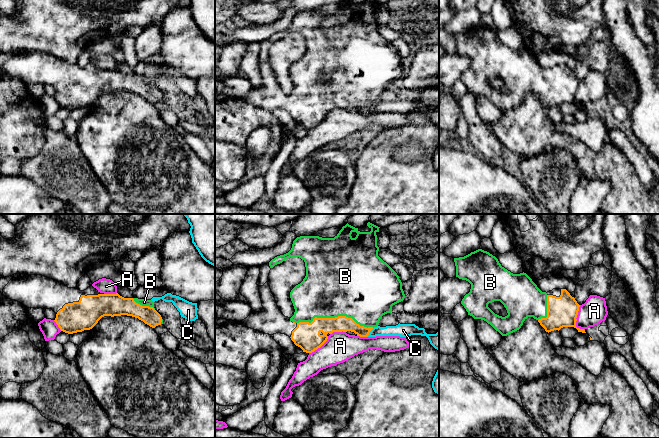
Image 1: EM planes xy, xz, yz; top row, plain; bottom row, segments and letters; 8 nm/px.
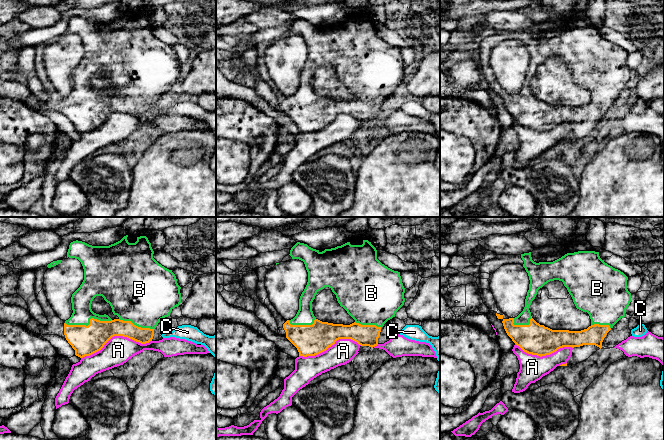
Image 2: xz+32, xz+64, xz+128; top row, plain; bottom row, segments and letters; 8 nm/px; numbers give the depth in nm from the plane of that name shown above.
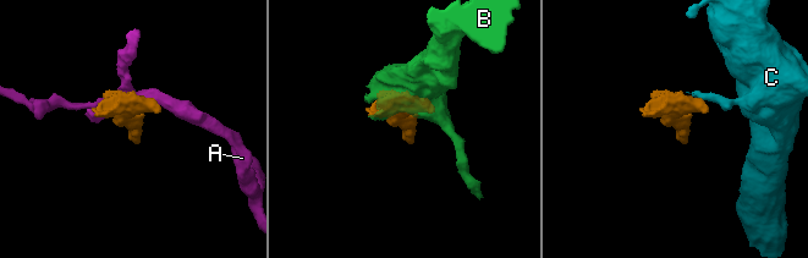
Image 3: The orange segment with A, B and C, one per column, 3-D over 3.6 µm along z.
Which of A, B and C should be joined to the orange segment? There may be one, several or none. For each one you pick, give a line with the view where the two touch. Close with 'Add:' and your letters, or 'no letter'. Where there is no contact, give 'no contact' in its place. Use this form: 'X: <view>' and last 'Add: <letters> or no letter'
B: xz
Add: B

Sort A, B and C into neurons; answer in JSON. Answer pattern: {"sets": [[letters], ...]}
{"sets": [["A"], ["B"], ["C"]]}

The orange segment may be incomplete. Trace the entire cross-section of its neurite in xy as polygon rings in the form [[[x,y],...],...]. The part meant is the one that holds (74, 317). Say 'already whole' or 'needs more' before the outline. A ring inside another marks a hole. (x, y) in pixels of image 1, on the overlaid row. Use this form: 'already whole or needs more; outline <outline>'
needs more; outline [[[42,275],[11,279],[3,295],[26,308],[52,309],[56,313],[54,321],[68,334],[90,330],[104,316],[132,316],[152,328],[163,324],[152,300],[104,294],[93,286],[80,291]]]

